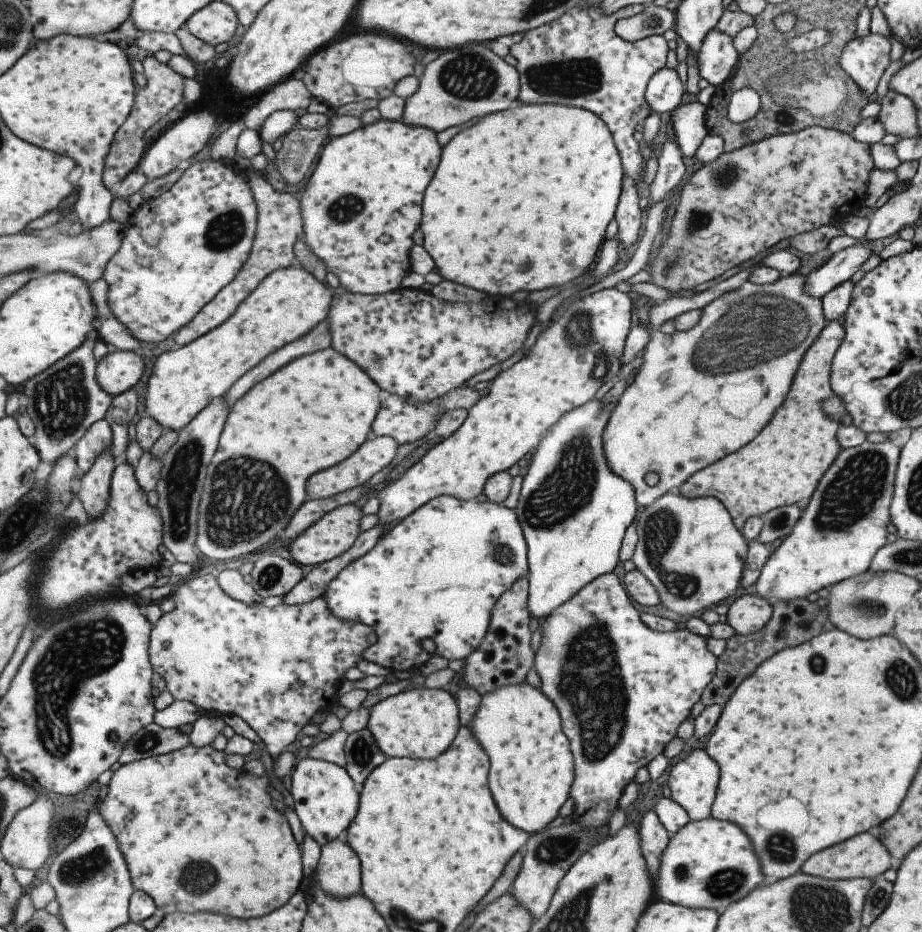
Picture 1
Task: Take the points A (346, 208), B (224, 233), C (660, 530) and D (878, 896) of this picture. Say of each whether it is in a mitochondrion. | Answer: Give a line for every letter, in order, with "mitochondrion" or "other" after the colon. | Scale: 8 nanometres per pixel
A: mitochondrion
B: mitochondrion
C: mitochondrion
D: mitochondrion

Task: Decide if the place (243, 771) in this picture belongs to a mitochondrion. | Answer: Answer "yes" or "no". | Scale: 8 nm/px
no

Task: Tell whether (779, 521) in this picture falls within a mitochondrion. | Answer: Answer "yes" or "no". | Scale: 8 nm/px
yes

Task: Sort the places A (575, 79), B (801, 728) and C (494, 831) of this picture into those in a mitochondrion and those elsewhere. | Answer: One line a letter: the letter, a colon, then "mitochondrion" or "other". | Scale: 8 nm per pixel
A: mitochondrion
B: other
C: other

